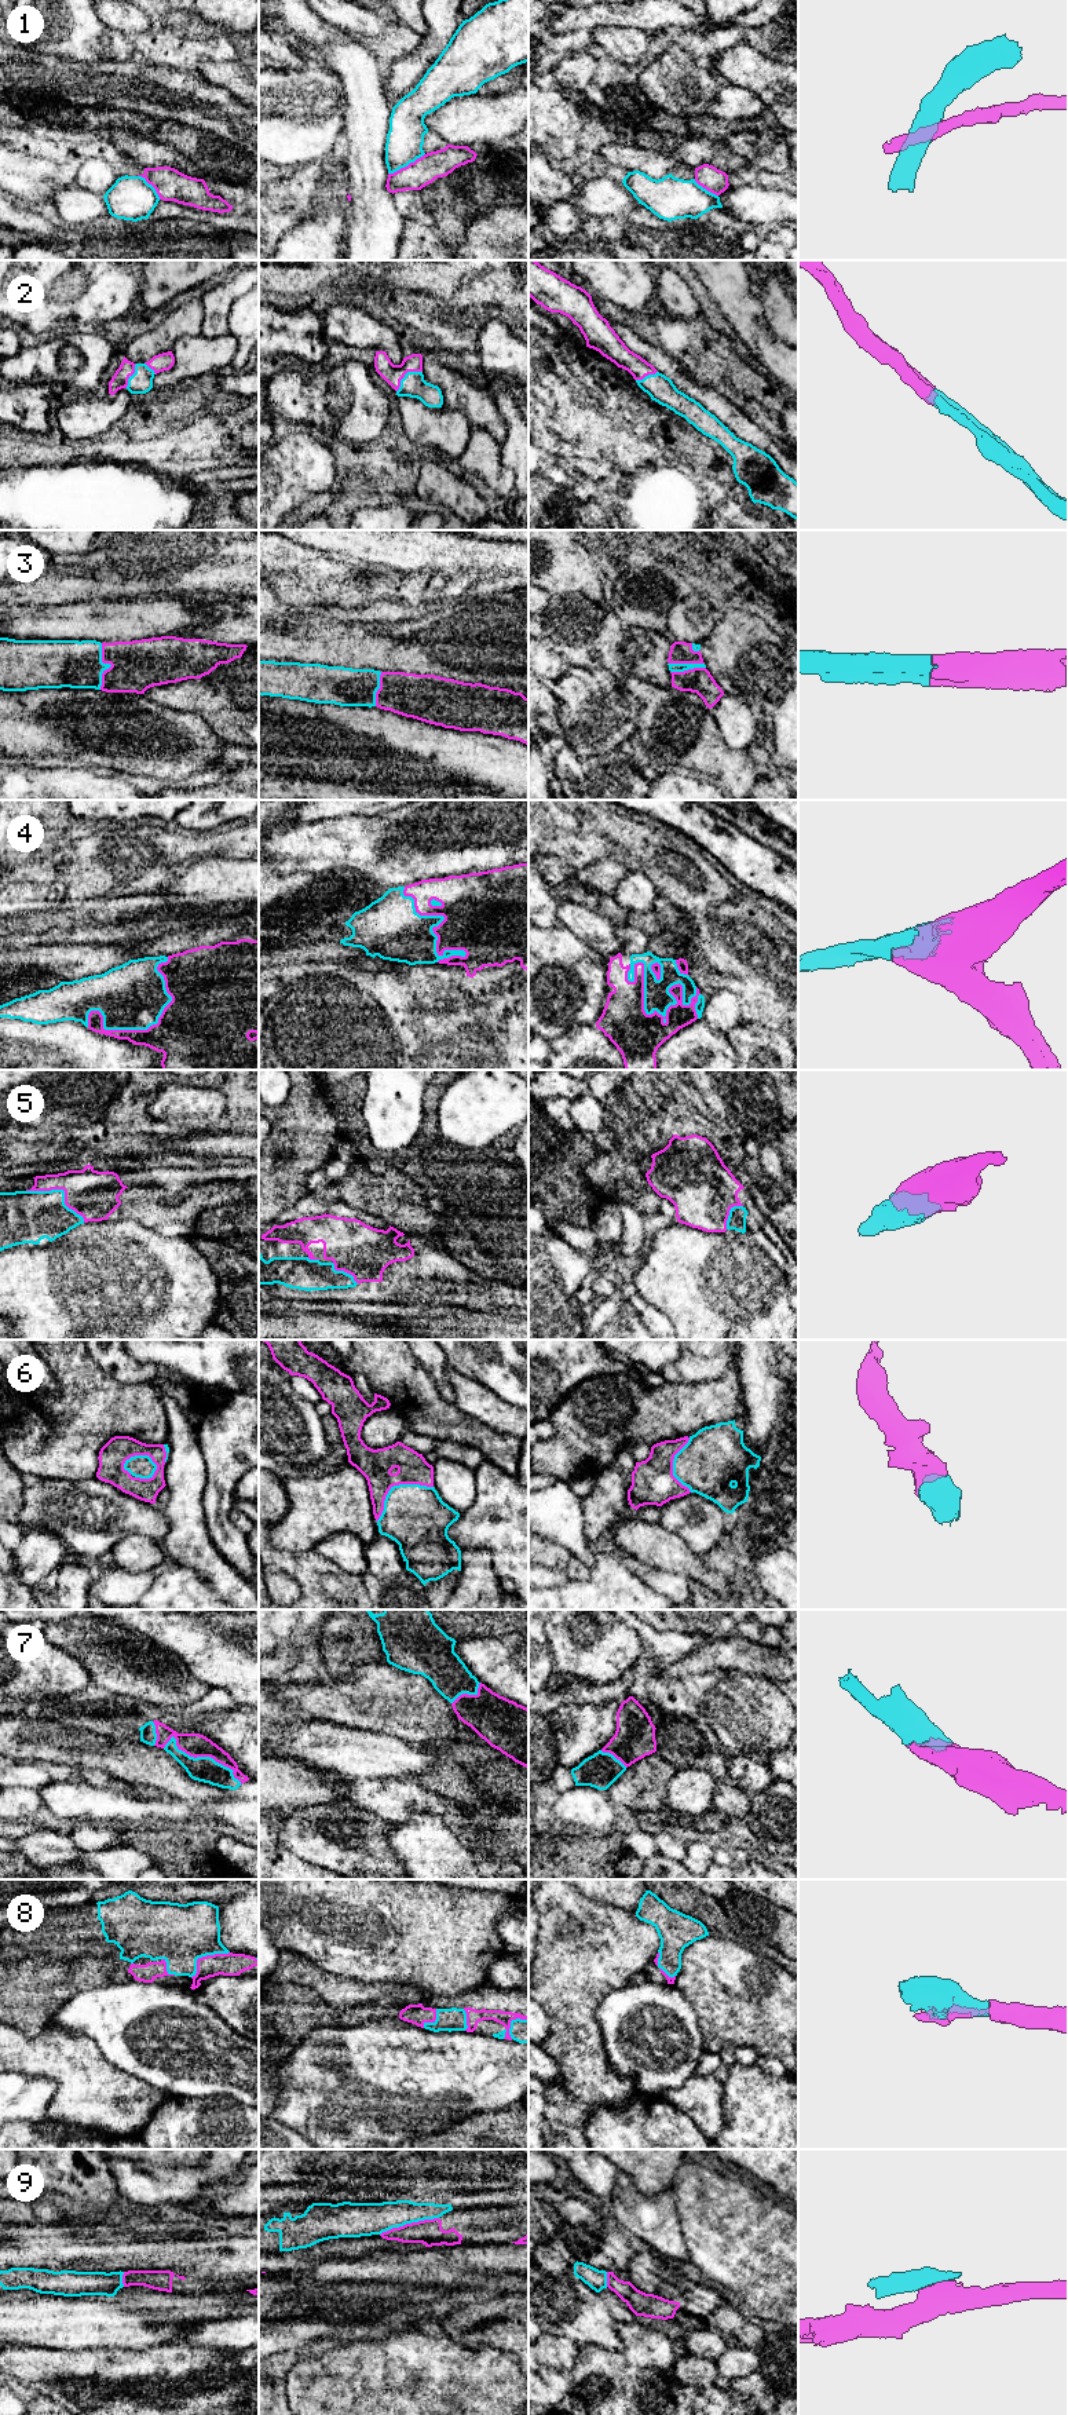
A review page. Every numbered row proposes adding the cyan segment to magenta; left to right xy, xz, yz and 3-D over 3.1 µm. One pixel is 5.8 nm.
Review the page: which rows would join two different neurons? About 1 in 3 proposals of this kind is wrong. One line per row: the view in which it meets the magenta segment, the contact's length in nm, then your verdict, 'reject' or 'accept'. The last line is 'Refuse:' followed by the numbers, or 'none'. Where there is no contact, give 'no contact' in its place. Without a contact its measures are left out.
1: xz | 240 nm | reject
2: xz | 200 nm | accept
3: xy | 280 nm | accept
4: yz | 500 nm | accept
5: xy | 400 nm | accept
6: xy | 200 nm | accept
7: xy | 500 nm | accept
8: xy | 280 nm | accept
9: xz | 360 nm | reject
Refuse: 1, 9

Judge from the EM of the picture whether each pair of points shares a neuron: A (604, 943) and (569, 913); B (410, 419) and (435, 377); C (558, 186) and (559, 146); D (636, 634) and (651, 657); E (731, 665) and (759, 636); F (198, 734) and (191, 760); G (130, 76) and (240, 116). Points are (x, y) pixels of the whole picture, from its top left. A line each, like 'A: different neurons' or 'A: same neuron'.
A: same neuron
B: different neurons
C: different neurons
D: same neuron
E: same neuron
F: same neuron
G: same neuron

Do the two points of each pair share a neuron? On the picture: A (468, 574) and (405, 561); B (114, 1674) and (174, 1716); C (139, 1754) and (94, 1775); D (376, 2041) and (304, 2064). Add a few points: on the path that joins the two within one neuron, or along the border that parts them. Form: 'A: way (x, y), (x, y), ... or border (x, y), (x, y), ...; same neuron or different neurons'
A: border (481, 573), (476, 569), (467, 567), (456, 576); different neurons
B: border (189, 1706), (165, 1709); different neurons
C: border (81, 1767), (98, 1768), (117, 1780), (134, 1783); different neurons
D: way (358, 2054), (322, 2056); same neuron

